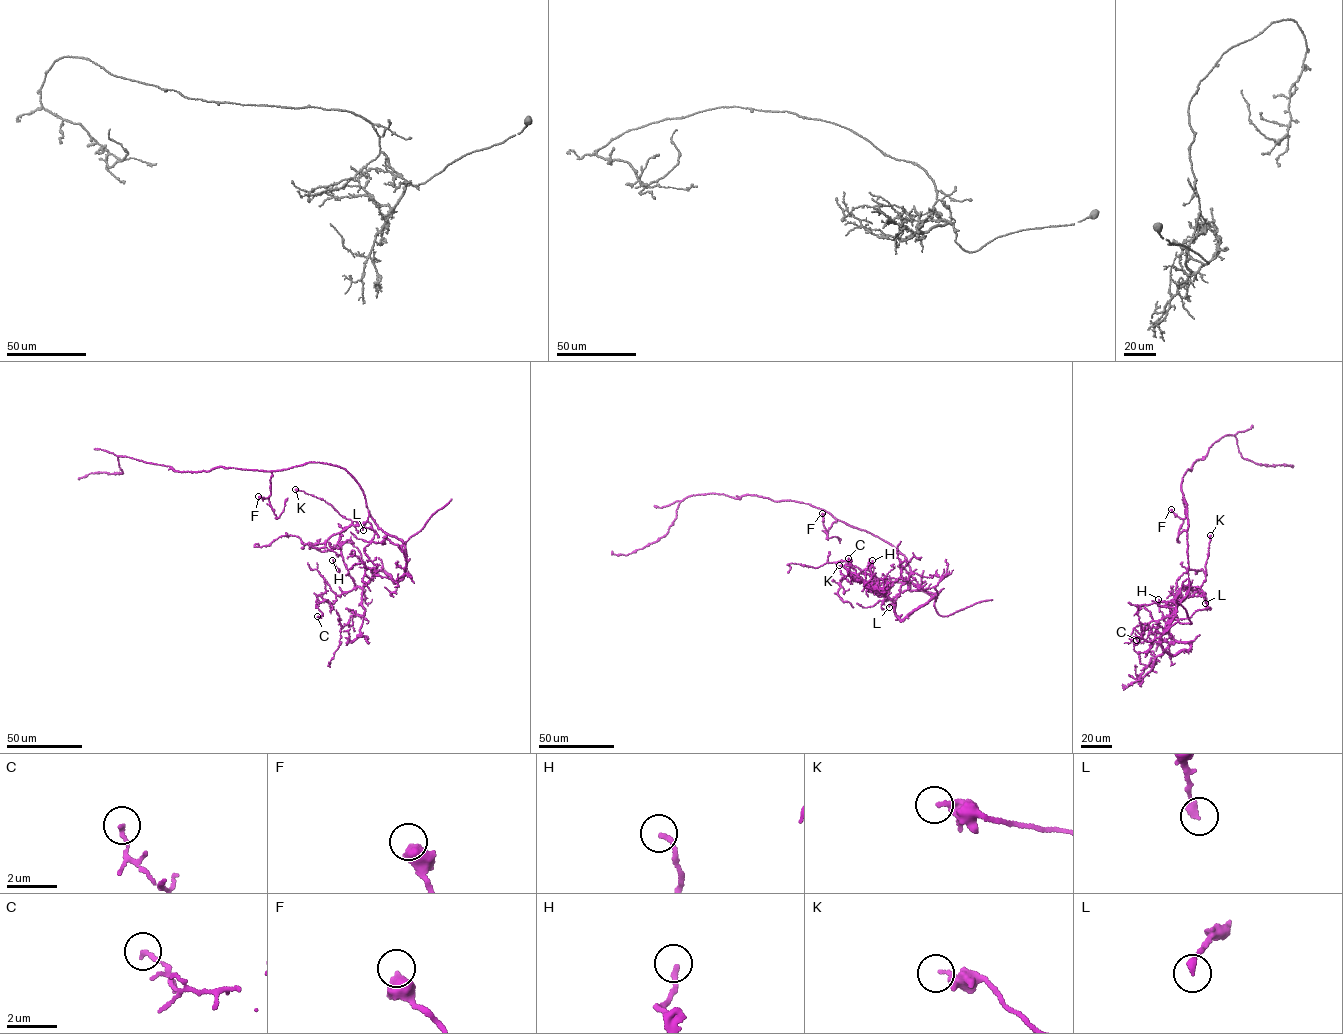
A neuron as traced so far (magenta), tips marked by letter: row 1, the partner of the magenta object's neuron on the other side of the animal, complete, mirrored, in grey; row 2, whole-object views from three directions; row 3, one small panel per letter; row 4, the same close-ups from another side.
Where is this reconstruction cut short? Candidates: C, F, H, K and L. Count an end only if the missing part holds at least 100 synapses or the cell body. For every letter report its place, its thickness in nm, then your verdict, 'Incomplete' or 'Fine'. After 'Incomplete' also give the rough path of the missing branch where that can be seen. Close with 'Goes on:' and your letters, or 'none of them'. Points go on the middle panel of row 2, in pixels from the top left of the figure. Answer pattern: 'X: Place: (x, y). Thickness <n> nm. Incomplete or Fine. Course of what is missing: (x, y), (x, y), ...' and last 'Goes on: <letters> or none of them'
C: Place: (848, 558). Thickness 160 nm. Fine
F: Place: (822, 513). Thickness 550 nm. Fine
H: Place: (872, 560). Thickness 180 nm. Fine
K: Place: (839, 565). Thickness 190 nm. Fine
L: Place: (889, 607). Thickness 280 nm. Fine
Goes on: none of them

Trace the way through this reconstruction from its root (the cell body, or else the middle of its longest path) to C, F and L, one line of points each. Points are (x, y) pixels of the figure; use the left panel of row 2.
C: (328, 464), (401, 539), (406, 567), (395, 582), (378, 571), (317, 602), (317, 616)
F: (328, 464), (305, 463), (272, 470), (271, 494), (265, 499), (258, 496)
L: (328, 464), (355, 480), (371, 517), (405, 553), (363, 530)

